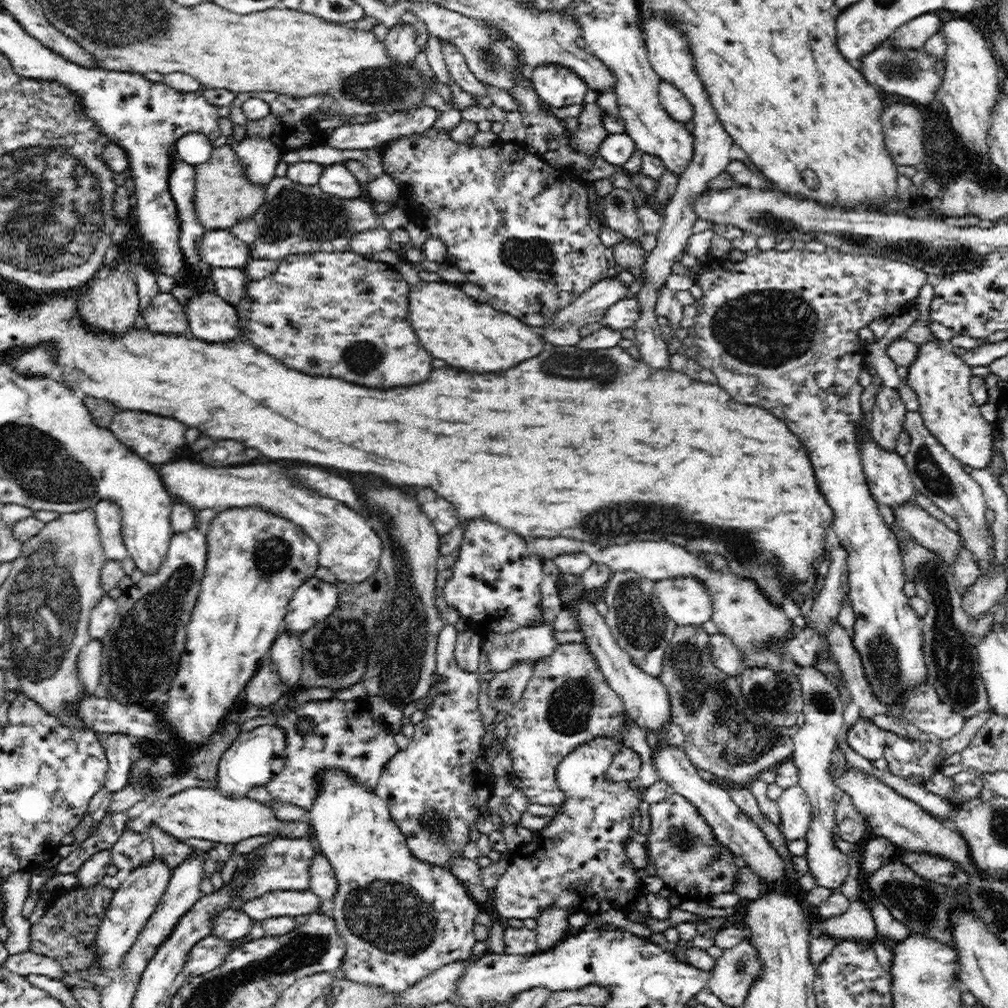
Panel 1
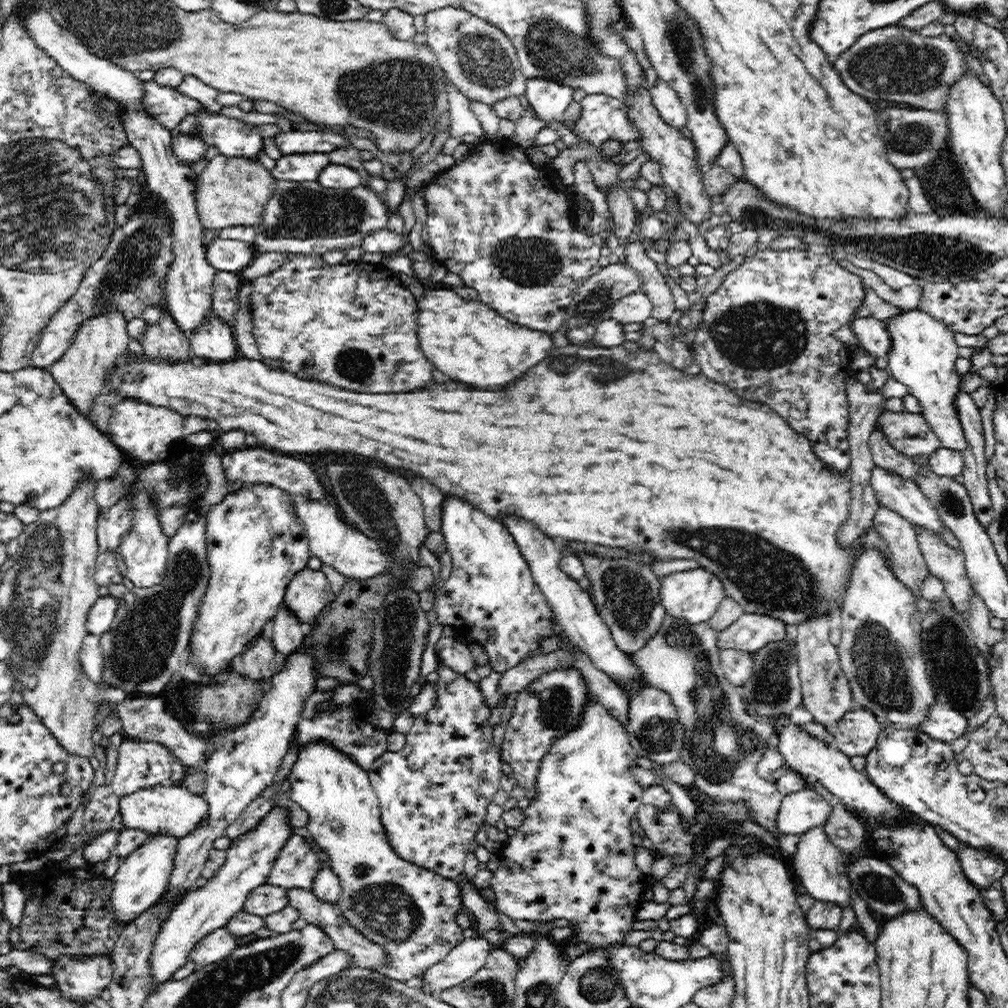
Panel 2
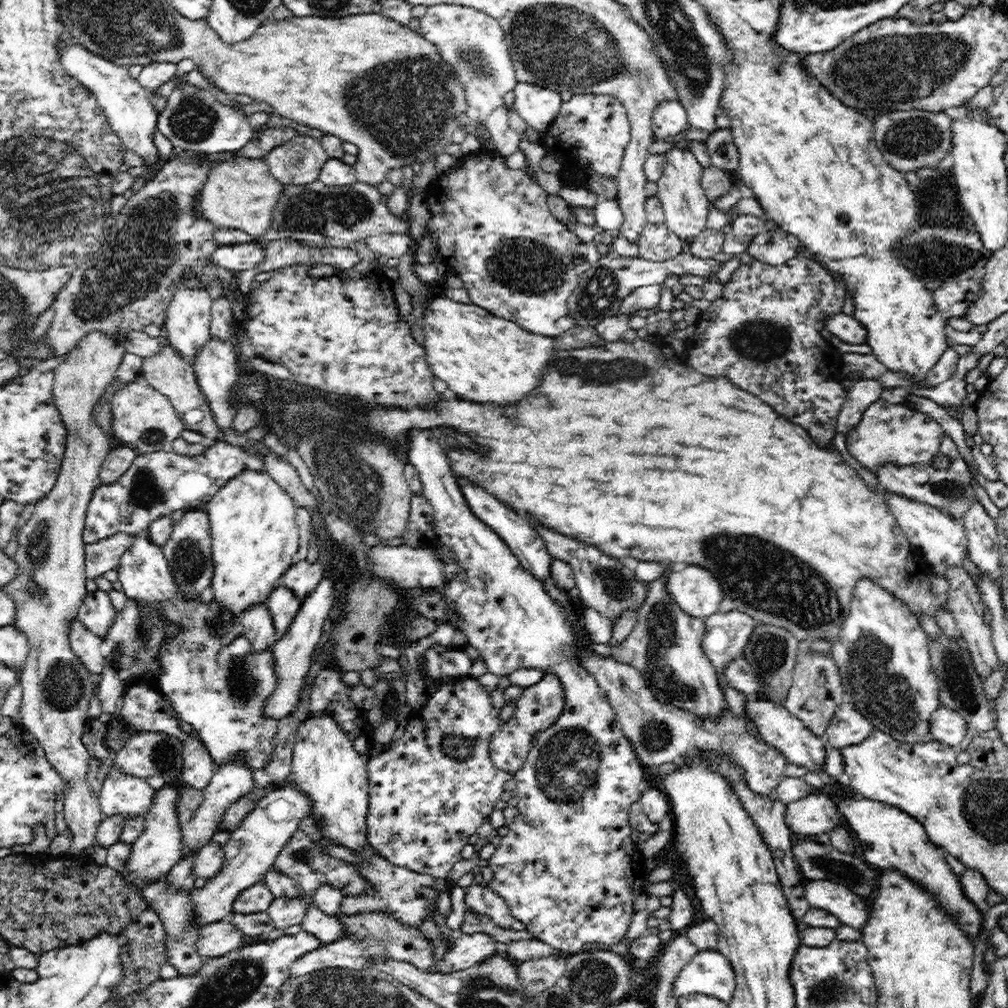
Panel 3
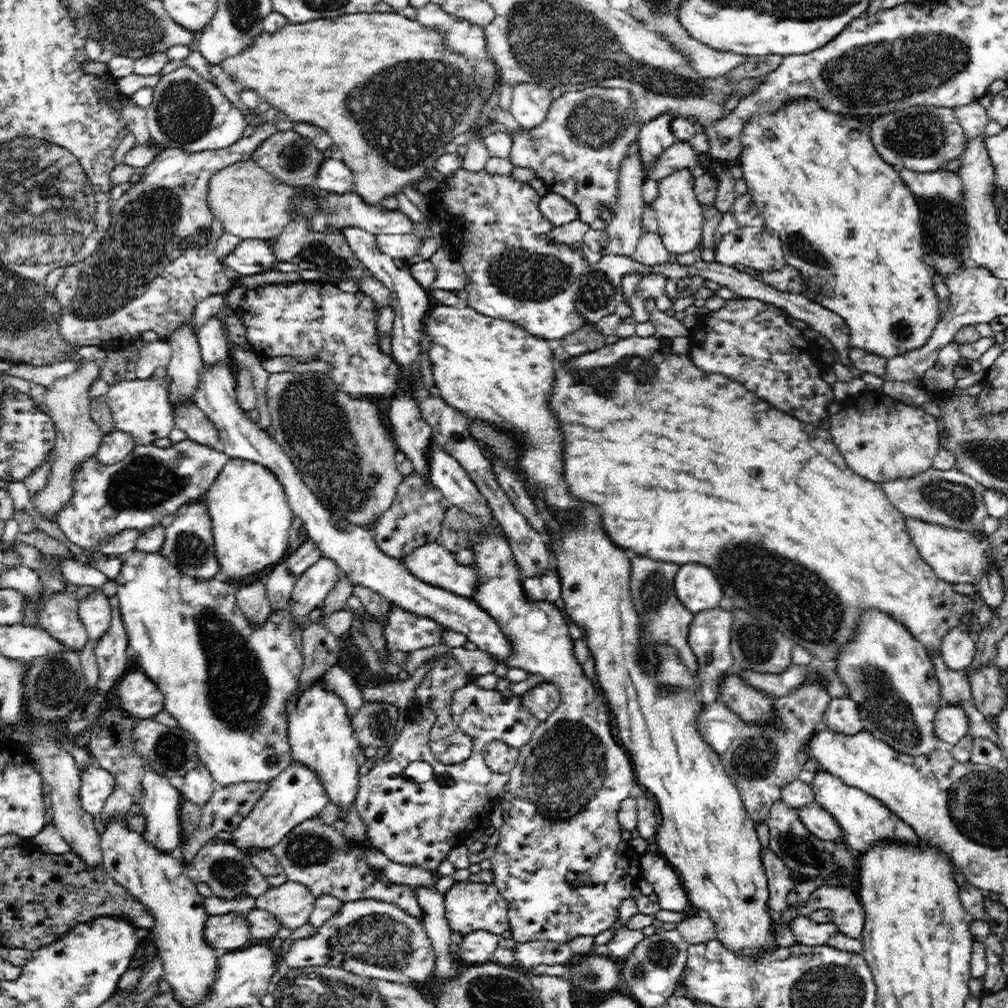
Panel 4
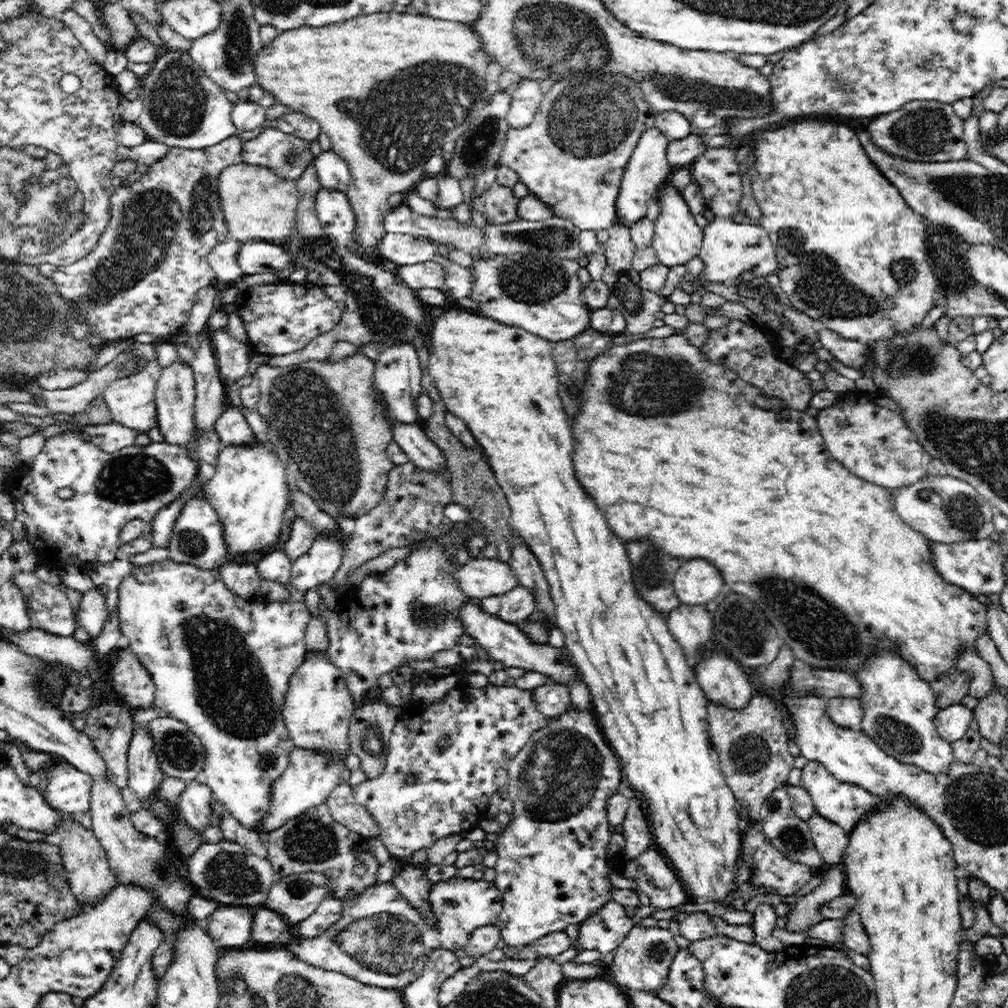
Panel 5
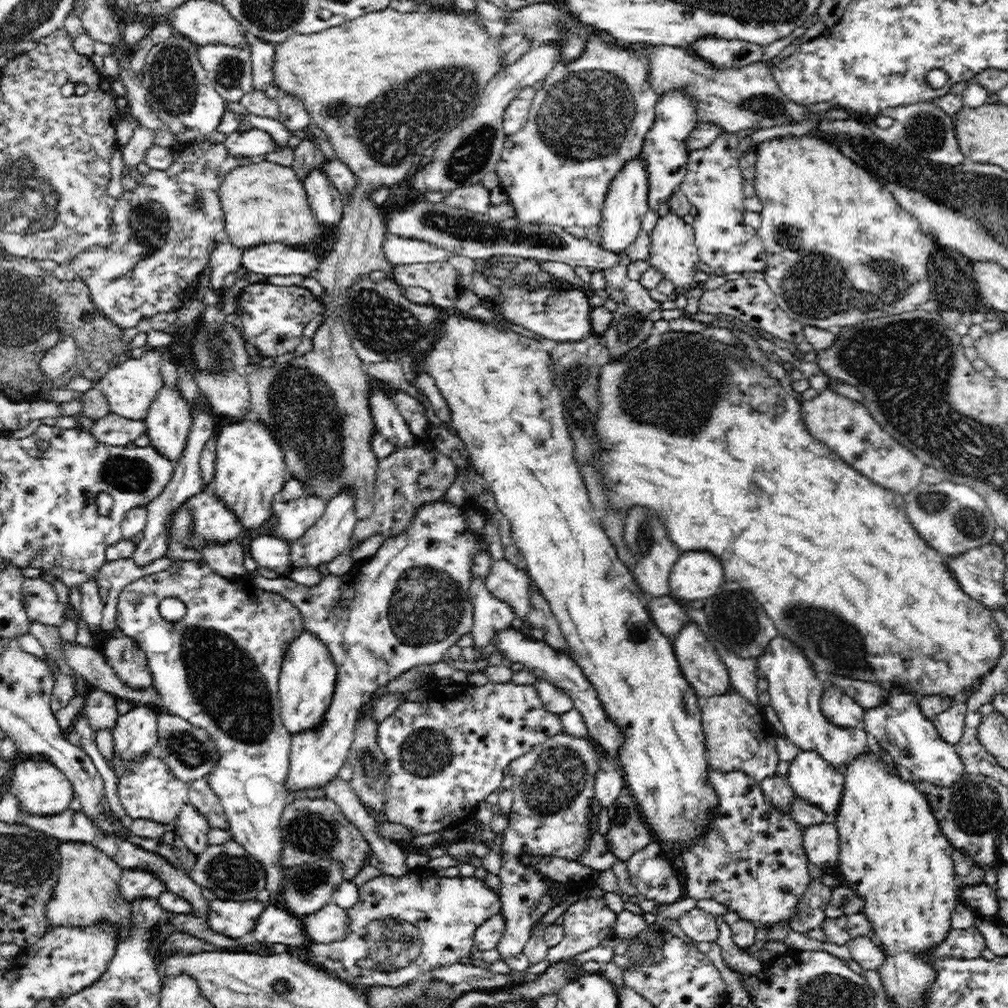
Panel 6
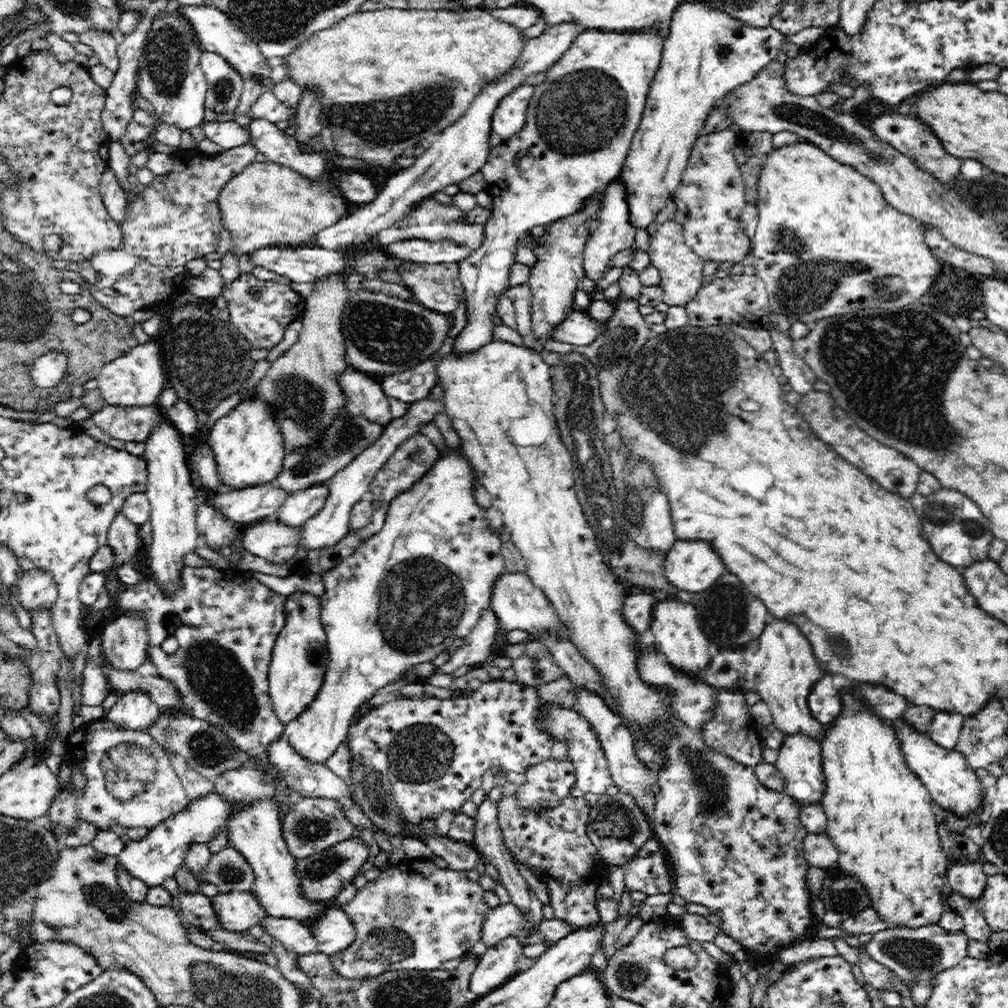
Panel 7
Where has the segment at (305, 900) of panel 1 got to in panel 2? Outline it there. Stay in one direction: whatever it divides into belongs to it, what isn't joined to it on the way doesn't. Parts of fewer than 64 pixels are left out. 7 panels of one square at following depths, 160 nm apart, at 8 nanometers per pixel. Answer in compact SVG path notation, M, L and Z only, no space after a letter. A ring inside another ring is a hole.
M264 883L246 897L243 910L264 919L265 916L282 910L286 905L290 905L287 889Z

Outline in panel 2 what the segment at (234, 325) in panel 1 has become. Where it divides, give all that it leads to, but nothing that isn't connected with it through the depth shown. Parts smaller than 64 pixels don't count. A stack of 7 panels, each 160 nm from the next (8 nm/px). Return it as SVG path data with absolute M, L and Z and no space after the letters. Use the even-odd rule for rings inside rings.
M211 313L209 320L189 337L193 357L205 360L232 360L239 356L233 326Z

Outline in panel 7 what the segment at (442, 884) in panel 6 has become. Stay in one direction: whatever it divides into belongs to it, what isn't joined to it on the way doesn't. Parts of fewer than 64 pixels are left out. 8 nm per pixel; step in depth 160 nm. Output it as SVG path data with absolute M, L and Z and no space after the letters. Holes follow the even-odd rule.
M428 859L403 860L375 881L367 882L348 904L340 906L354 923L357 935L348 948L332 954L330 961L338 974L347 979L374 978L386 971L438 970L444 962L466 956L481 939L484 920L492 910L484 901L484 892L478 882L468 879L466 871L438 868Z

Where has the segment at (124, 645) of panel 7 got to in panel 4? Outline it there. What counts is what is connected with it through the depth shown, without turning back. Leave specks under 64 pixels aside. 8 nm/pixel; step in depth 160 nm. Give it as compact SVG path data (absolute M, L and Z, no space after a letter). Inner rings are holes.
M139 666L128 669L115 686L121 707L138 720L154 719L163 709L163 694Z

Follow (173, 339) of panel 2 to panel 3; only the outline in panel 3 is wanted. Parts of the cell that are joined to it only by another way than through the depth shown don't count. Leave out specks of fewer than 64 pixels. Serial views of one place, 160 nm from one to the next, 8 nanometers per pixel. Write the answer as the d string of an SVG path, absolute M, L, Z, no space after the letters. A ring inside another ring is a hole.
M164 338L164 341L166 341L166 344L162 346L160 352L155 353L154 356L148 356L143 359L140 379L157 392L164 394L170 400L170 403L172 403L176 412L185 423L184 427L186 430L192 430L198 432L198 434L202 434L209 442L215 441L219 433L217 421L213 417L213 412L209 407L210 405L208 405L208 400L204 397L200 385L198 385L193 365L189 360L185 360L185 356L182 356L181 352L177 352L177 349L173 348L172 344L169 344L168 339ZM190 410L200 410L200 412L204 414L204 418L202 418L200 422L187 422L184 416L186 416Z

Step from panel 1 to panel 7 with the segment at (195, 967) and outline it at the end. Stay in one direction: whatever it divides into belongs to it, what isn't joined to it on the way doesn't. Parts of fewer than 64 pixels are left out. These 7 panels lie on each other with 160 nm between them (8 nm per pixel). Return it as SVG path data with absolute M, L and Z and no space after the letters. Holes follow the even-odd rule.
M251 891L217 893L211 898L218 924L232 932L253 930L266 917L266 911Z

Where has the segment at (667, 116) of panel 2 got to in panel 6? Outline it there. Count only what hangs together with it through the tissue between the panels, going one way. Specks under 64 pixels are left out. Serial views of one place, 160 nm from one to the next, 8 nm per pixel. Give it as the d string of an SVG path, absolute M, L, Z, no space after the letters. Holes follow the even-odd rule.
M636 156L626 162L625 167L614 177L606 193L602 207L602 220L599 224L602 238L598 247L614 253L623 252L629 248L635 238L640 234L642 216L648 212L648 173L643 160Z

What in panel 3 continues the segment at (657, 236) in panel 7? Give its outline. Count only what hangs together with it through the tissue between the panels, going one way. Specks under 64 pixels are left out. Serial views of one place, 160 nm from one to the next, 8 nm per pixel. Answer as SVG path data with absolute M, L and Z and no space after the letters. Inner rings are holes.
M674 147L666 151L663 157L666 158L666 169L657 180L656 195L660 199L664 211L663 223L680 238L685 248L688 248L688 244L707 228L707 216L712 205L701 185L704 167L698 163L689 149Z

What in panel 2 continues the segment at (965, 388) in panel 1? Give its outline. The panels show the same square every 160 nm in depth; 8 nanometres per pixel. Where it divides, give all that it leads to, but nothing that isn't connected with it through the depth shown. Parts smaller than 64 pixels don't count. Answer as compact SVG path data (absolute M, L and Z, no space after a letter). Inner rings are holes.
M902 310L902 314L885 320L890 332L891 345L887 352L888 371L892 377L909 389L909 394L920 401L921 415L941 442L941 446L955 451L967 447L965 431L957 412L958 392L961 391L962 375L954 369L958 358L958 345L952 333L942 322L916 310Z

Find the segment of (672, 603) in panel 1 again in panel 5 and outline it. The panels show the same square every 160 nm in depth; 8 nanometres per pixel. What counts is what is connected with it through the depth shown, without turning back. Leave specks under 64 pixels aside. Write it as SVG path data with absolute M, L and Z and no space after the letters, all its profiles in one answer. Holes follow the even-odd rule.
M683 560L680 568L674 573L673 587L681 603L691 607L706 605L721 592L730 590L730 588L724 588L724 580L722 580L720 572L706 560Z

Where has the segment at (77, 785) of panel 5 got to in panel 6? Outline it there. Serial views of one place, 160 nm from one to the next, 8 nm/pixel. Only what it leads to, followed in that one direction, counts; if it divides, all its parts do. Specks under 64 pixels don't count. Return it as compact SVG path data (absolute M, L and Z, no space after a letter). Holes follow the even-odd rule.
M22 761L14 766L12 777L9 778L7 792L18 799L18 809L22 813L32 813L38 816L50 816L70 809L74 796L74 788L68 778L48 762Z

